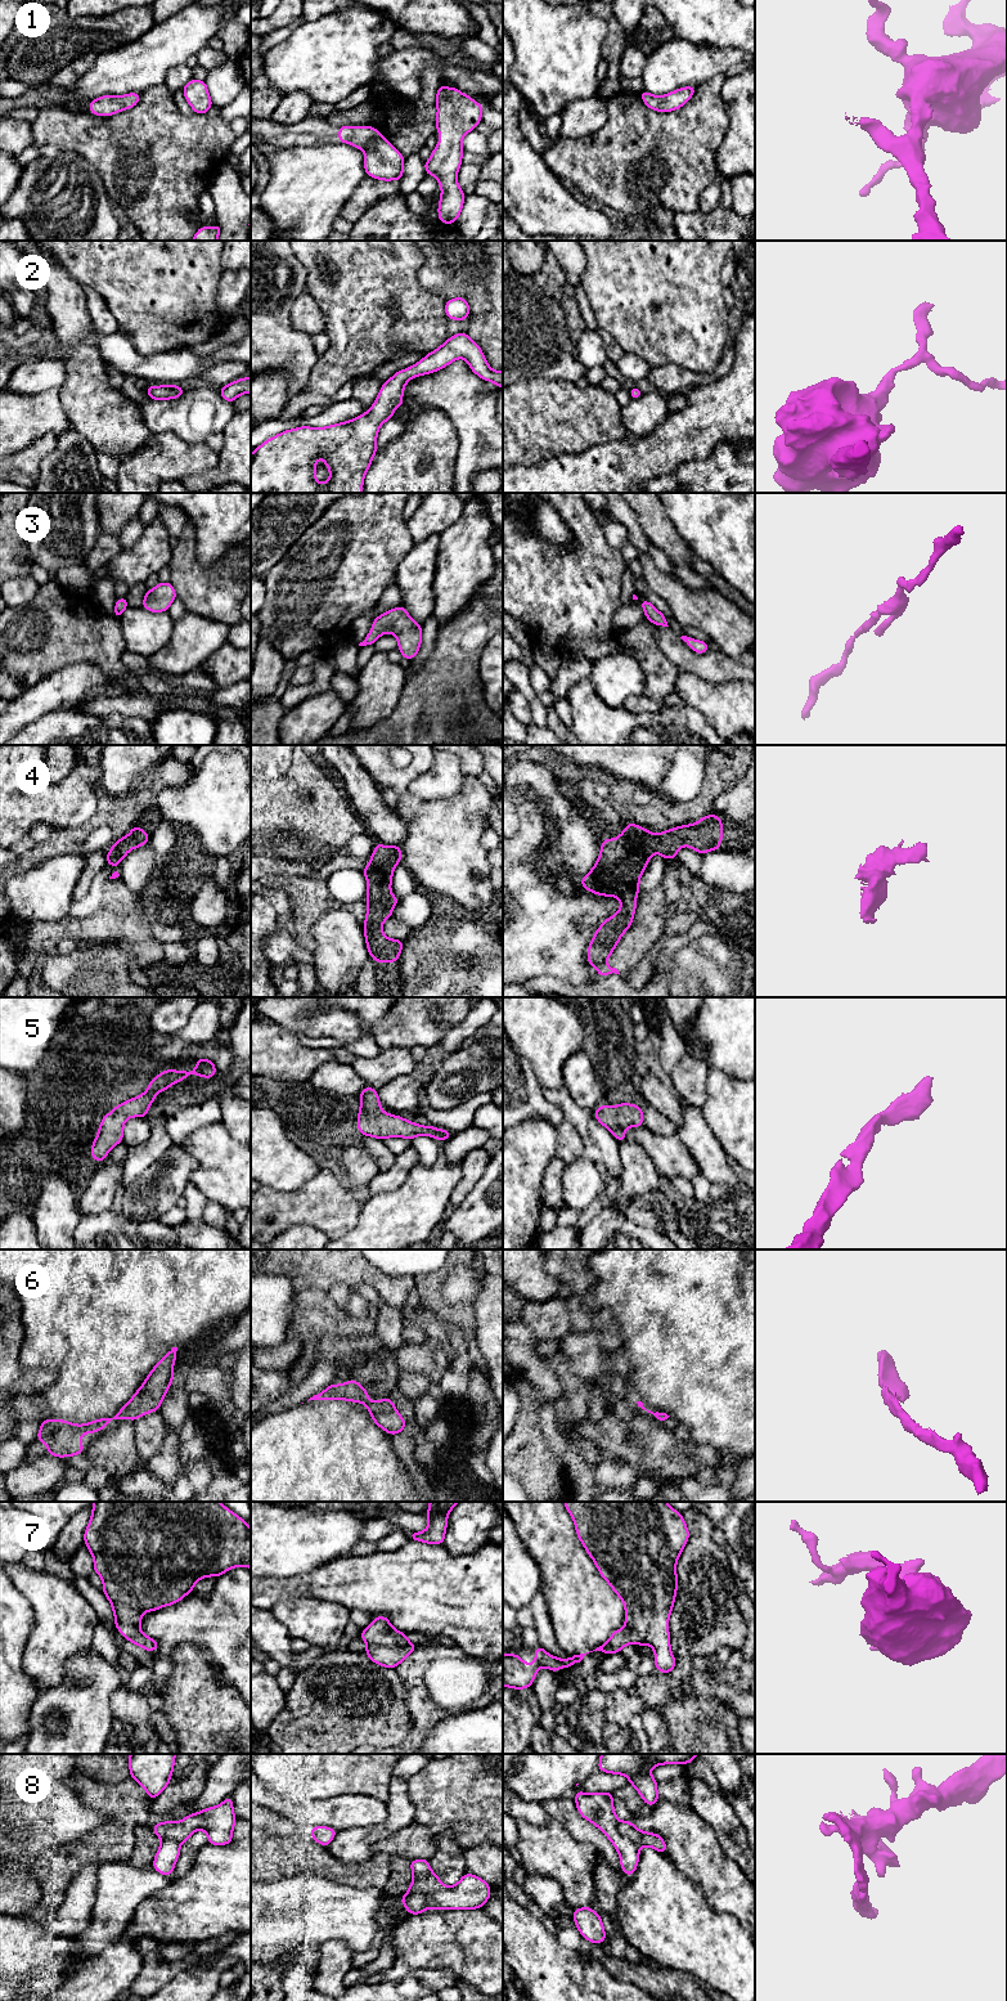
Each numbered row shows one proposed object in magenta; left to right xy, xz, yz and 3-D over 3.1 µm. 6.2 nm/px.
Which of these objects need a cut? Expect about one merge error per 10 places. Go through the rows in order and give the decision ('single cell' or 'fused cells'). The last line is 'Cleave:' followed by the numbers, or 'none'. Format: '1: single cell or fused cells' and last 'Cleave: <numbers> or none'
1: single cell
2: single cell
3: single cell
4: single cell
5: single cell
6: single cell
7: single cell
8: fused cells
Cleave: 8

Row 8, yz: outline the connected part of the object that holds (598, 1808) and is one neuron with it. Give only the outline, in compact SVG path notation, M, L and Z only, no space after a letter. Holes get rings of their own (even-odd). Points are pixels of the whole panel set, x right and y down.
M575 1791L576 1808L581 1817L594 1823L616 1847L620 1856L621 1868L625 1875L631 1876L639 1862L639 1847L619 1831L612 1798L613 1793Z

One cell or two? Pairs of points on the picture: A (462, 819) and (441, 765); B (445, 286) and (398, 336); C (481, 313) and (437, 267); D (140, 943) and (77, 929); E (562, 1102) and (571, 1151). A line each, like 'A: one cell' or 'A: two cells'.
A: two cells
B: two cells
C: one cell
D: one cell
E: two cells

